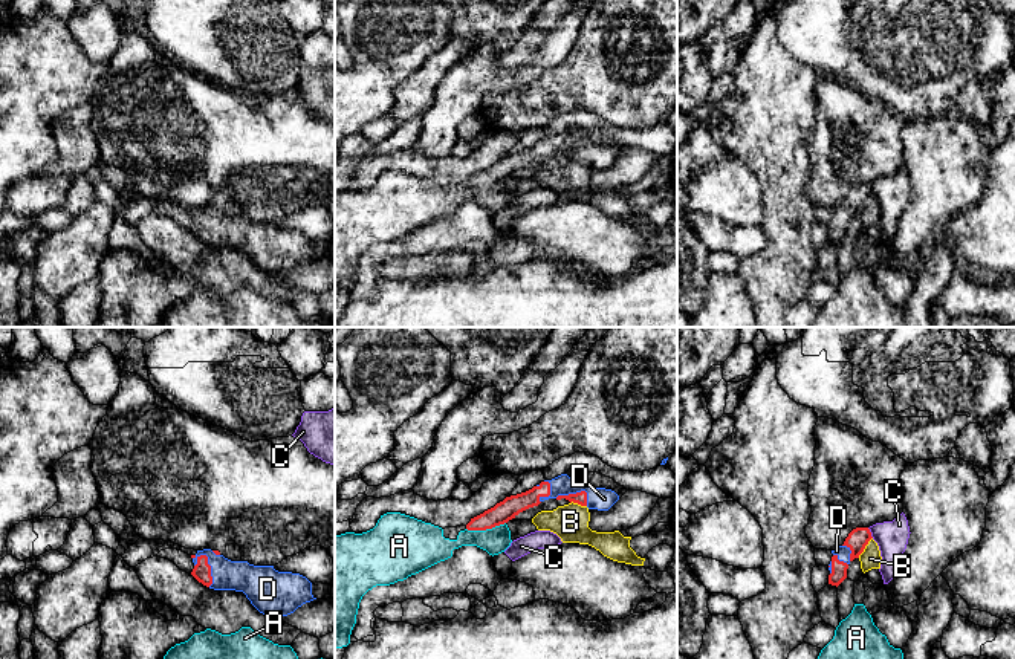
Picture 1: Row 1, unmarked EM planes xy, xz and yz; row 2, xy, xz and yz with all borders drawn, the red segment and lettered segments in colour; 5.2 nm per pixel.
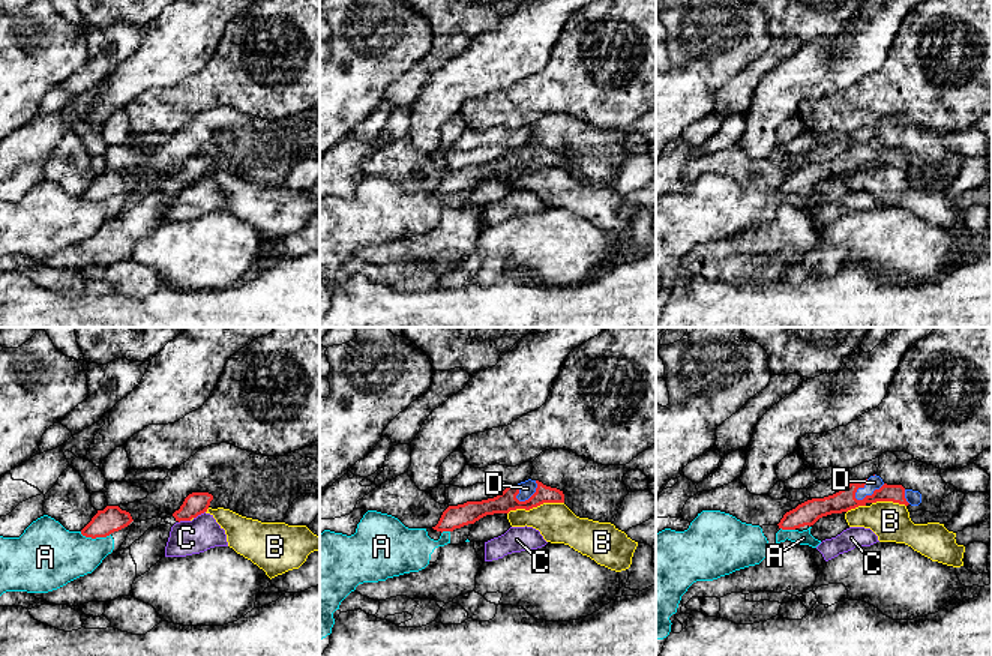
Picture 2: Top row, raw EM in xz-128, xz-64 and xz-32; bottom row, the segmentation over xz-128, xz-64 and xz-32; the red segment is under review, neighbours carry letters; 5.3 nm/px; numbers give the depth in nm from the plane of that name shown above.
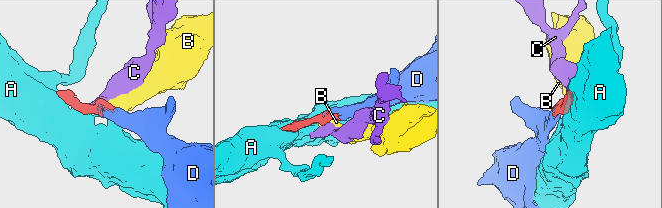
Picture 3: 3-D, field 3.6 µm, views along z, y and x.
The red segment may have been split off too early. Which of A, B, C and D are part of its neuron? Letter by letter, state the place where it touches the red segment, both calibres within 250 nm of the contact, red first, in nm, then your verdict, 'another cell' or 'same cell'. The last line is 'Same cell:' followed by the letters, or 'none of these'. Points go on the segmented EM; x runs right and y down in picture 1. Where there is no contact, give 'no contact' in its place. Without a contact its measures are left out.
A: meets red in xz at (485, 529); 110 nm thick on the red side, 140 nm on the other; another cell
B: meets red in yz at (864, 548); 110 nm thick on the red side, 110 nm on the other; another cell
C: meets red in yz at (870, 532); 110 nm thick on the red side, 170 nm on the other; another cell
D: meets red in xy at (210, 566); 100 nm thick on the red side, 170 nm on the other; same cell
Same cell: D

